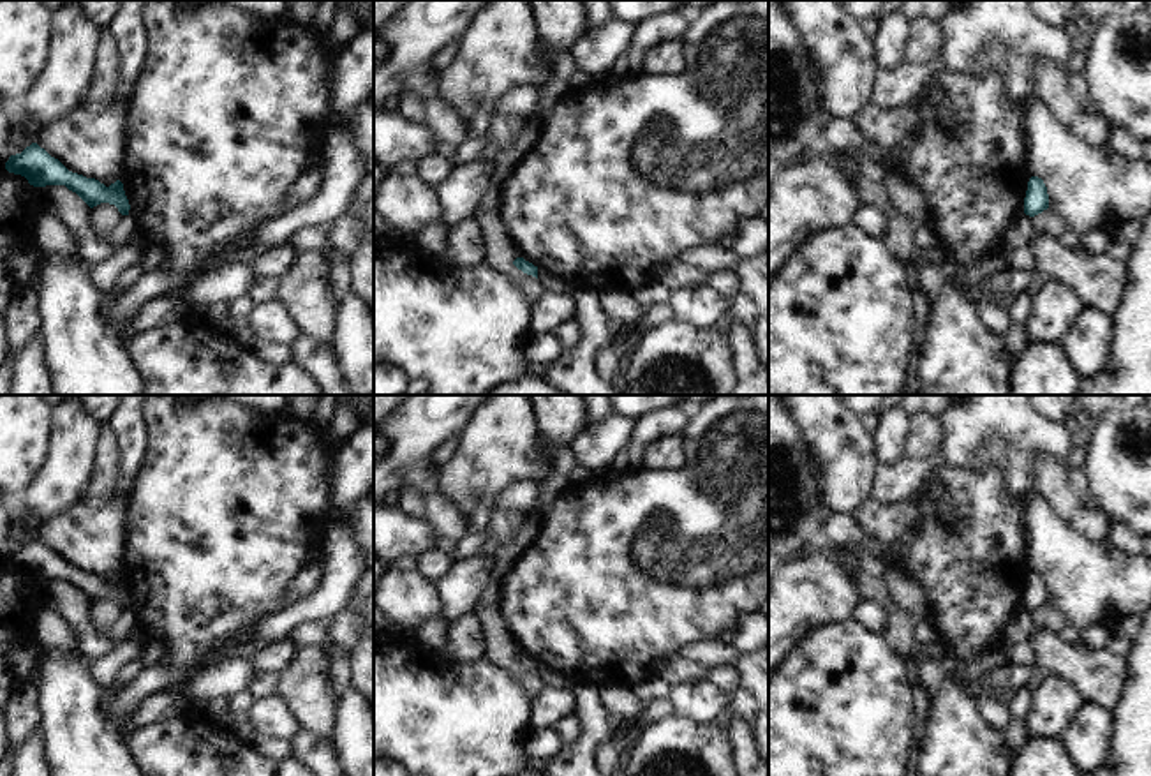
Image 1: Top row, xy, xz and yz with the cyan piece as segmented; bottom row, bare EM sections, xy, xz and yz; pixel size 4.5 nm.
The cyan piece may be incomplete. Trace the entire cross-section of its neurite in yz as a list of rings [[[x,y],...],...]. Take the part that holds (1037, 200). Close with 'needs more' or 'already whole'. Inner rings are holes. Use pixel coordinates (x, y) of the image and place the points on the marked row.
[[[1031,176],[1024,198],[1024,213],[1035,217],[1049,208],[1049,194],[1042,178]]] | already whole

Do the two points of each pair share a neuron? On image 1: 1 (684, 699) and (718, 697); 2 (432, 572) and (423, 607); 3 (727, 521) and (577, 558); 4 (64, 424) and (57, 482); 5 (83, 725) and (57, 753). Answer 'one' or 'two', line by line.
1: one
2: two
3: one
4: one
5: one

